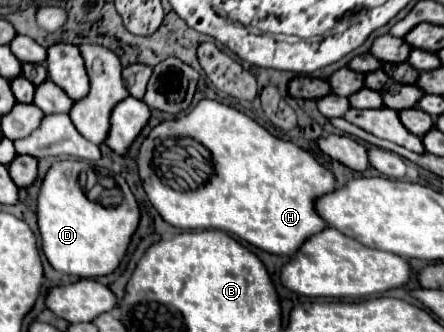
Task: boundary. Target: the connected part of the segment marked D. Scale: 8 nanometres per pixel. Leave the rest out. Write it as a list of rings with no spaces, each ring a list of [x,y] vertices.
[[[56,160],[42,180],[36,198],[42,252],[58,272],[78,278],[106,276],[118,268],[130,236],[138,226],[140,210],[128,184],[118,184],[118,204],[110,204],[110,208],[86,200],[82,188],[78,188],[78,172],[86,172],[86,164],[80,160]]]

